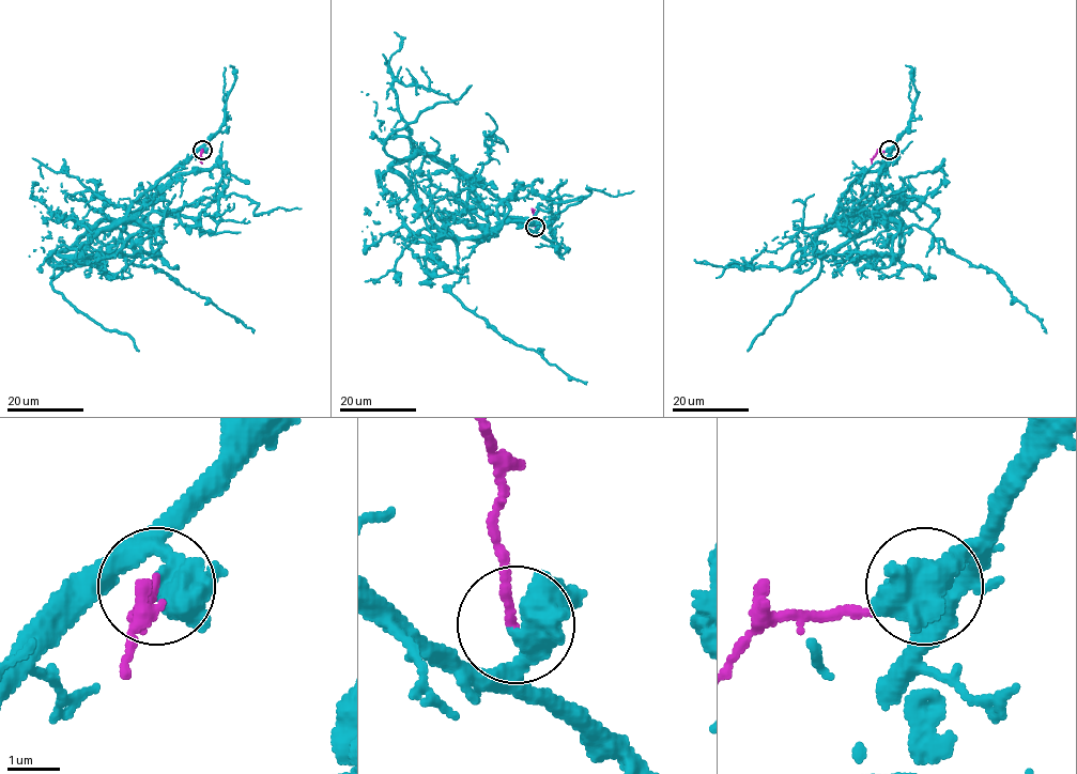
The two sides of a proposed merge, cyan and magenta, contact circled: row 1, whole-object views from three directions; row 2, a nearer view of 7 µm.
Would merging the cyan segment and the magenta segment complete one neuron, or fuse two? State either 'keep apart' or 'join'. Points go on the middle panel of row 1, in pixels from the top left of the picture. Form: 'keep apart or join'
join

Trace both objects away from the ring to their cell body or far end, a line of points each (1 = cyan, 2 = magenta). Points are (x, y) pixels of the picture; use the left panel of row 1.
1: (203, 149), (133, 203), (131, 217), (149, 199), (152, 210), (124, 225), (119, 254), (162, 268), (254, 333)
2: (203, 149), (202, 164)

